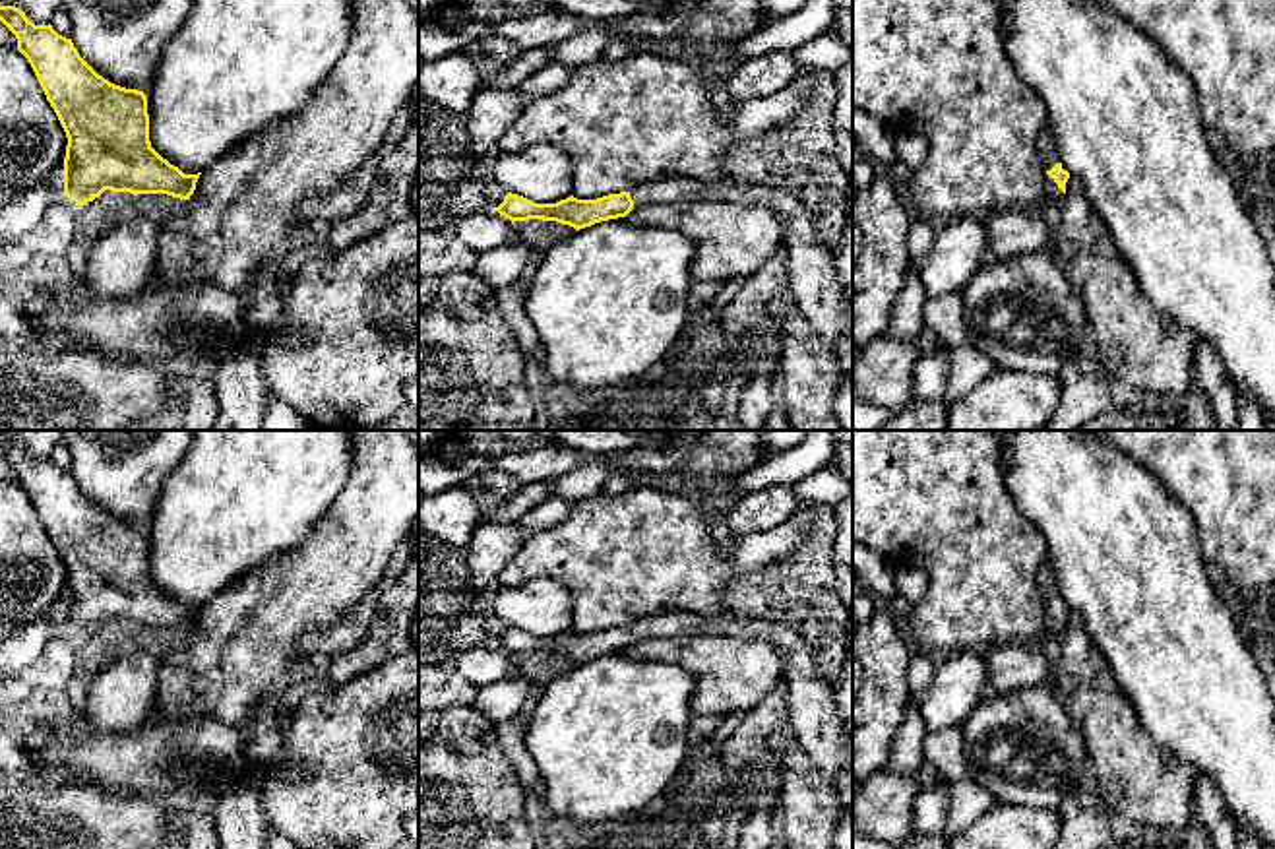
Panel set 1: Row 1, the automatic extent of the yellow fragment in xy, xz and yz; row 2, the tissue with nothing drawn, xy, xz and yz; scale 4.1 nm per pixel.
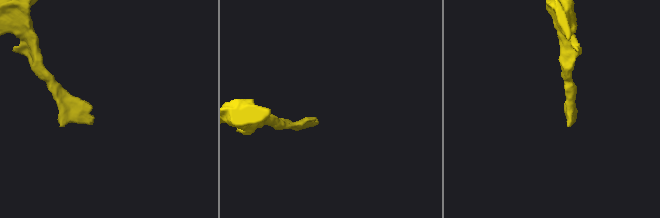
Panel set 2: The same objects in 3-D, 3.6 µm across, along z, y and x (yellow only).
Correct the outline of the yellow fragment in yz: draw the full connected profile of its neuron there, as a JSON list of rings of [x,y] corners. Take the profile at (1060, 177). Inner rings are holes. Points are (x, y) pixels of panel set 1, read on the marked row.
[[[1048,124],[1039,132],[1037,151],[1042,171],[1046,173],[1044,202],[1060,204],[1066,194],[1066,182],[1070,178],[1070,173],[1060,163],[1054,136]]]

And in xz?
[[[672,174],[643,182],[630,192],[608,194],[597,200],[577,200],[570,196],[556,204],[535,204],[508,192],[496,211],[512,223],[543,219],[579,231],[601,221],[626,217],[632,209],[655,202],[731,202],[744,207],[775,211],[785,225],[781,248],[787,252],[789,285],[796,312],[831,349],[837,345],[845,326],[845,306],[837,285],[835,248],[818,240],[812,215],[802,202],[785,190],[736,184],[731,178],[701,182],[698,178]]]

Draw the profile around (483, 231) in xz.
[[[496,209],[463,215],[451,225],[451,231],[477,254],[513,242],[519,236],[513,223]]]

